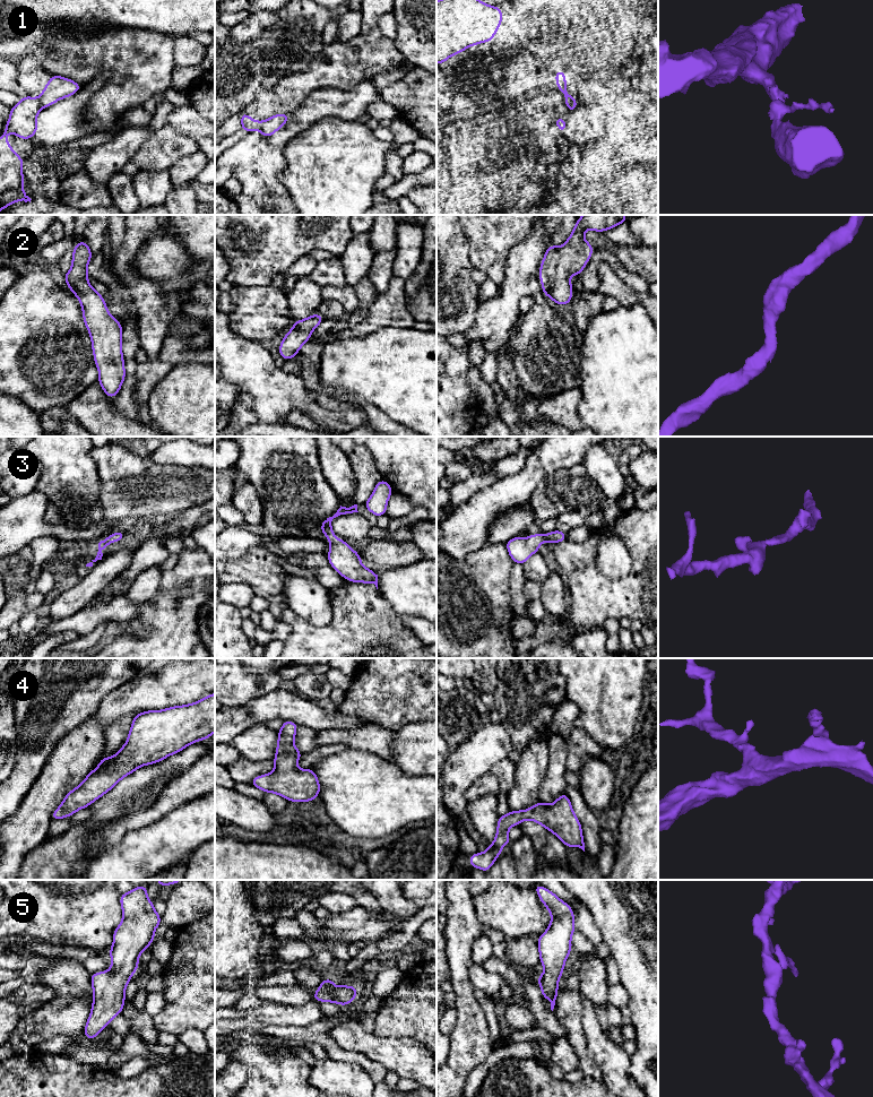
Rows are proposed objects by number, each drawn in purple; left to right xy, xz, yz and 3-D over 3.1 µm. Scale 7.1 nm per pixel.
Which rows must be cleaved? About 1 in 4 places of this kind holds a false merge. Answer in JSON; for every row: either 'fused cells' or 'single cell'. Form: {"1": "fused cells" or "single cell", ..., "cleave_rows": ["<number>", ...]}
{"1": "fused cells", "2": "single cell", "3": "single cell", "4": "single cell", "5": "single cell", "cleave_rows": ["1"]}

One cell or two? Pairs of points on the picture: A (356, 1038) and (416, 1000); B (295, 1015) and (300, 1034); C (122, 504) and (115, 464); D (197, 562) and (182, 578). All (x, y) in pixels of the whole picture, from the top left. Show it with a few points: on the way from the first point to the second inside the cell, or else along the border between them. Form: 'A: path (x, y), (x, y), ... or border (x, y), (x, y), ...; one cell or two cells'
A: border (371, 1031), (379, 1036), (398, 1038); two cells
B: border (273, 1025), (304, 1027); two cells
C: border (143, 471), (138, 475), (103, 481), (97, 497); two cells
D: path (193, 566), (184, 575); one cell

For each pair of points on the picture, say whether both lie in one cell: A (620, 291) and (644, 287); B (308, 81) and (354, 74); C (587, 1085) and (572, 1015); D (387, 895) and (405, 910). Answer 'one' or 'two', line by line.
A: two
B: one
C: two
D: one

